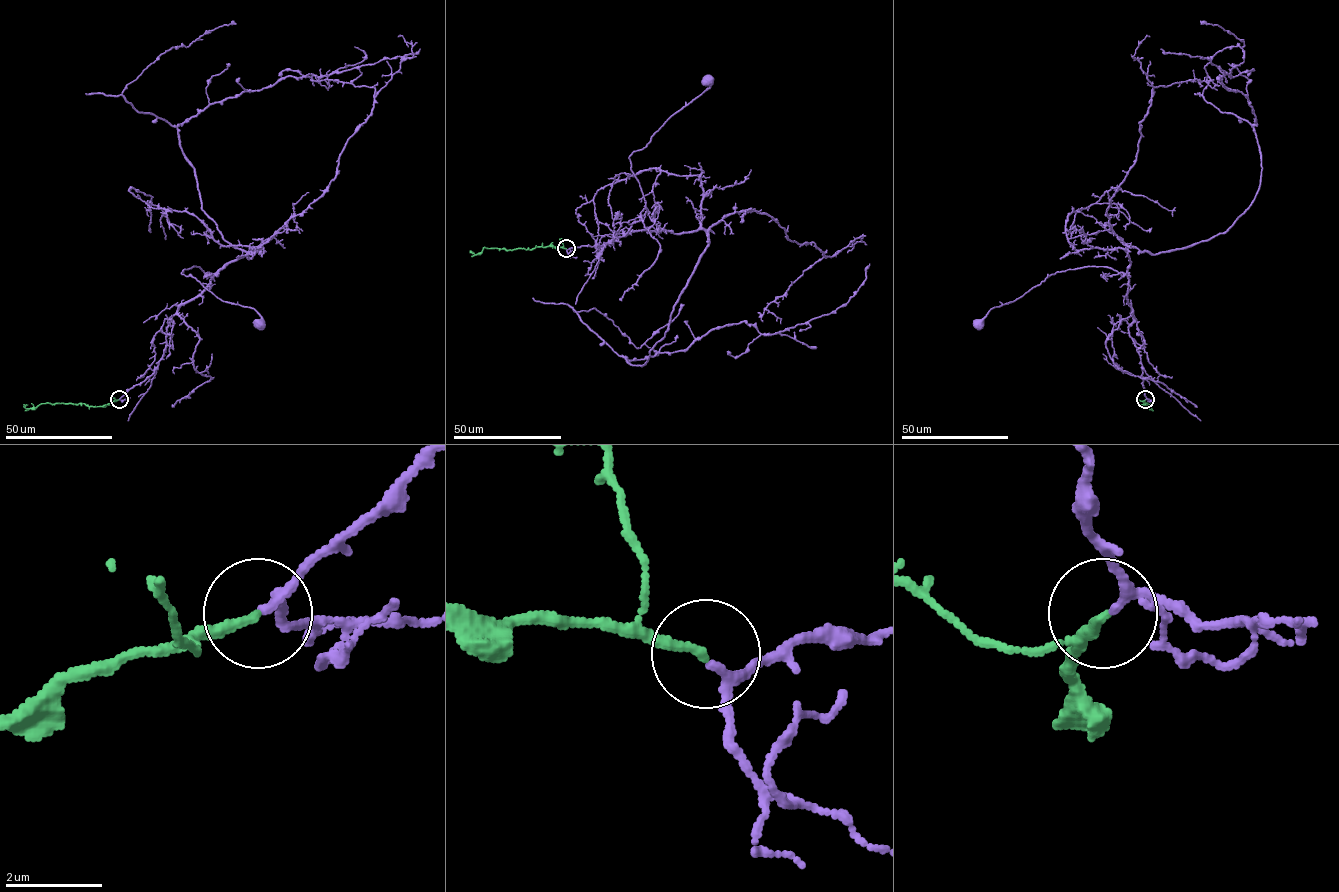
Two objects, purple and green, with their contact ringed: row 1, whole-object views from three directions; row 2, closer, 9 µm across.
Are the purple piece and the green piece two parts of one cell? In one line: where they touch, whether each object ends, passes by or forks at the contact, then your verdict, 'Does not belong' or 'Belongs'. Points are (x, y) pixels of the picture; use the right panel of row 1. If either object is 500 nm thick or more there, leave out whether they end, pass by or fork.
Place: (1145, 399). At the ring purple passes by. At the ring green ends. Belongs

